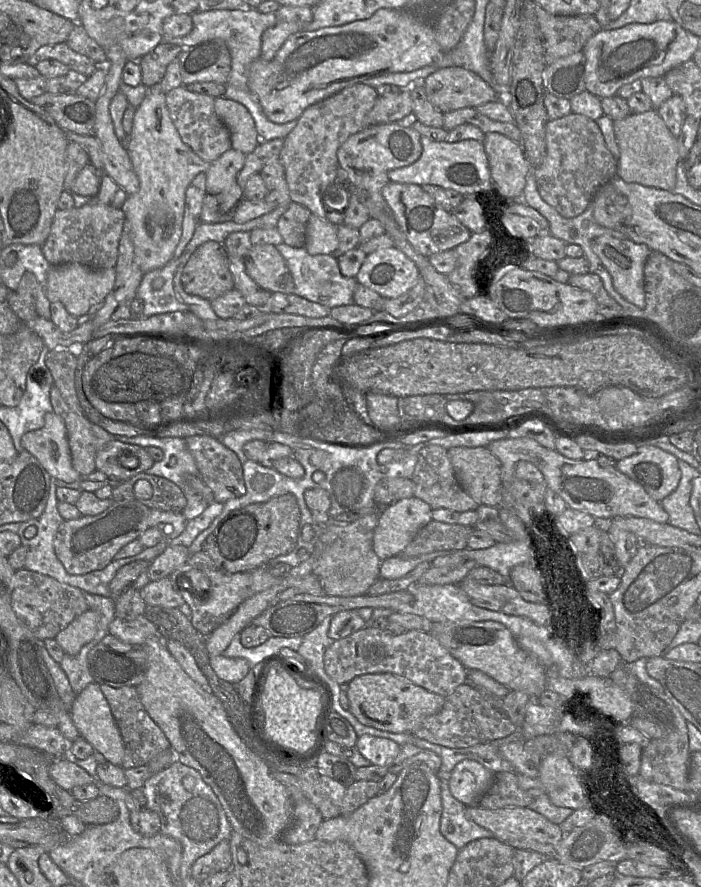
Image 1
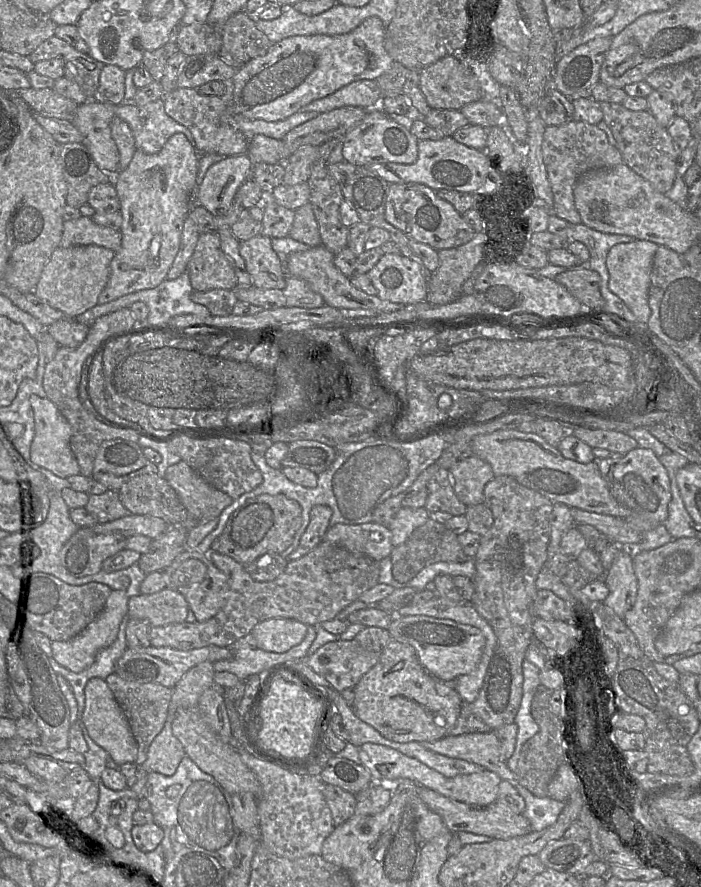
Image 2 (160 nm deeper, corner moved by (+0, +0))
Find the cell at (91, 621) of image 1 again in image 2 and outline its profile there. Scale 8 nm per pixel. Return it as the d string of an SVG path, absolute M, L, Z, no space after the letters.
M112 590L101 612L81 632L66 641L51 643L53 658L68 670L79 673L91 666L98 653L117 638L119 626L127 616L129 597L123 590Z

